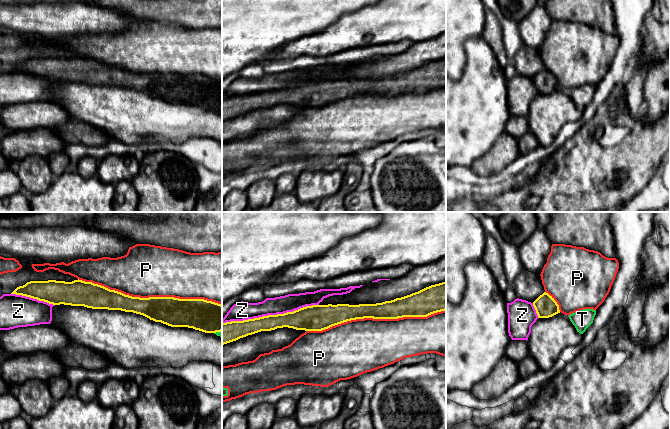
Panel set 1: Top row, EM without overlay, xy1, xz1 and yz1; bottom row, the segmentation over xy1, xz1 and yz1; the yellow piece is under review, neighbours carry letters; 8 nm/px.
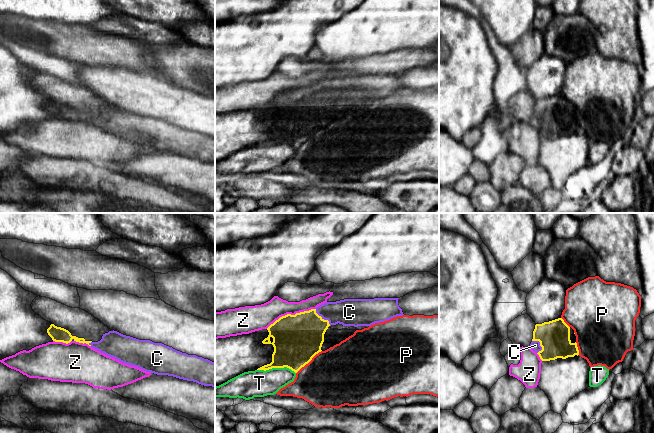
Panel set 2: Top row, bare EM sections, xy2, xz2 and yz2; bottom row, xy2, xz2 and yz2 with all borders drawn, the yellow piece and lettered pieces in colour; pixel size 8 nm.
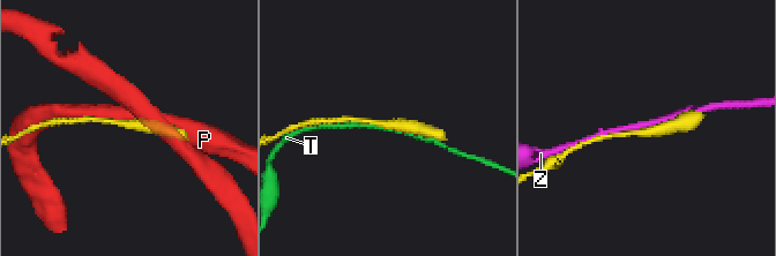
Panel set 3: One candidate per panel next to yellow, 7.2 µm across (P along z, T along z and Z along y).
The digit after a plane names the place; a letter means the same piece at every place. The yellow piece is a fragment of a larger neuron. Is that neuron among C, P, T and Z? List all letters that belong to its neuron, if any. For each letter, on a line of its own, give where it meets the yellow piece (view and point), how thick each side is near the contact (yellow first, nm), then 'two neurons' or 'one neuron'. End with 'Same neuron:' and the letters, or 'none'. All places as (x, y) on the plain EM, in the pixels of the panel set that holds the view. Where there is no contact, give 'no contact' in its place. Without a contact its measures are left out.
C: xz2 (323, 95) | 380/220 nm | one neuron
P: xy1 (150, 73) | 240/420 nm | two neurons
T: xz2 (276, 143) | 360/220 nm | two neurons
Z: xz1 (270, 91) | 170/150 nm | two neurons
Same neuron: C

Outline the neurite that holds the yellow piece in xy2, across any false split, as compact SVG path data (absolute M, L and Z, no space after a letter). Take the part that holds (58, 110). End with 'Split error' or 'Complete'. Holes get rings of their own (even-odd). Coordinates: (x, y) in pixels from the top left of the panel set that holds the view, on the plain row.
M54 100L50 101L47 109L55 118L68 120L74 116L86 119L107 132L146 148L215 163L214 138L196 131L182 129L162 119L139 116L114 106L103 110L98 118L86 117L84 114L72 112L68 106Z. Split error

